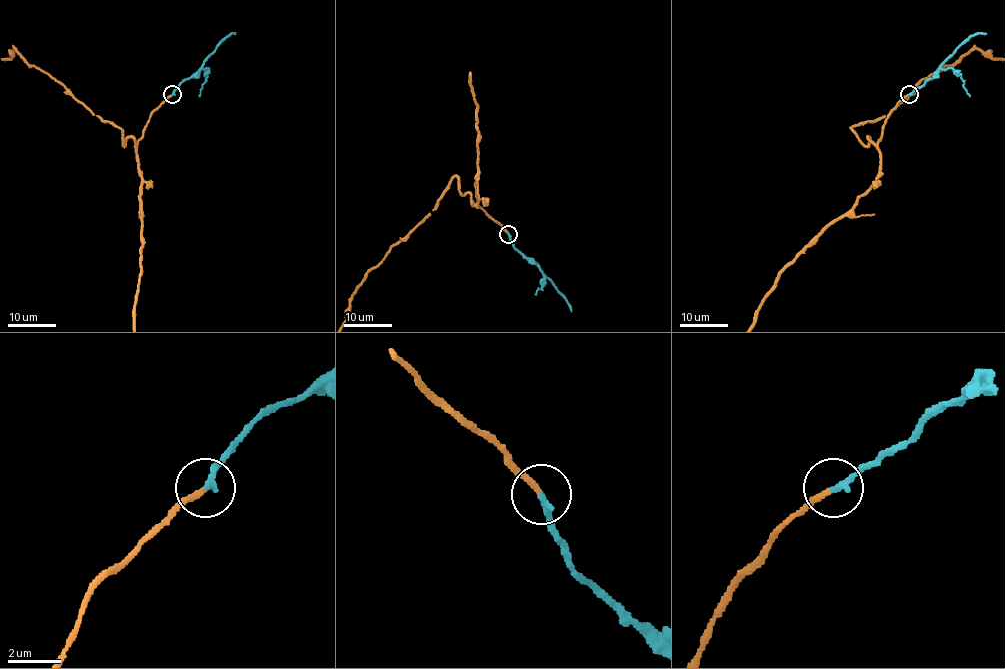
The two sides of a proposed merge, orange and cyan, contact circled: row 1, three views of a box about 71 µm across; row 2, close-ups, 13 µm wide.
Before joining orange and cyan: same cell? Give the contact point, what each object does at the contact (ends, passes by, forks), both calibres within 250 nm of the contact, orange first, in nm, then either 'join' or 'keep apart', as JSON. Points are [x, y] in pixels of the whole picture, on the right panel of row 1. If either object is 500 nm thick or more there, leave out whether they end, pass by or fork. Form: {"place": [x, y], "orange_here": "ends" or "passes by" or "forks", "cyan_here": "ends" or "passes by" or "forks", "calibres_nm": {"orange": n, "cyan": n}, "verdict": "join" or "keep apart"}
{"place": [909, 94], "orange_here": "ends", "cyan_here": "ends", "calibres_nm": {"orange": 200, "cyan": 280}, "verdict": "join"}

